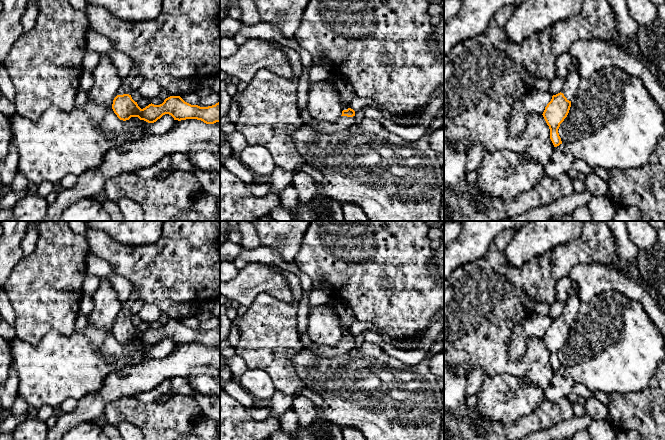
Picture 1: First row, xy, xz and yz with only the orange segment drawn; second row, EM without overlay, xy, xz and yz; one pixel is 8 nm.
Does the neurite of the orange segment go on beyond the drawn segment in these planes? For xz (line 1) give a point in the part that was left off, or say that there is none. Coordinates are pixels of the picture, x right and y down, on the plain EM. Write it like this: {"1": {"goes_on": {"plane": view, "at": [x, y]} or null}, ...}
{"1": {"goes_on": {"plane": "xz", "at": [322, 351]}}}

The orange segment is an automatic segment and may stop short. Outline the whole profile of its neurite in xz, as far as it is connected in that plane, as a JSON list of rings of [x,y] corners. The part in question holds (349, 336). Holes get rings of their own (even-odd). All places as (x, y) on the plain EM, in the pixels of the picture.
[[[351,332],[343,334],[340,343],[336,346],[318,345],[310,341],[307,344],[309,350],[319,358],[336,358],[348,353],[355,347],[355,335]]]

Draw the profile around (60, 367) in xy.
[[[87,323],[82,331],[75,329],[68,336],[49,332],[37,346],[18,338],[14,338],[10,343],[11,365],[19,376],[18,397],[38,410],[44,405],[49,405],[52,408],[60,407],[68,398],[80,400],[88,394],[97,392],[108,375],[112,372],[122,373],[125,368],[140,364],[144,361],[144,354],[151,348],[138,341],[131,341],[126,345],[120,344],[112,332],[91,328]]]

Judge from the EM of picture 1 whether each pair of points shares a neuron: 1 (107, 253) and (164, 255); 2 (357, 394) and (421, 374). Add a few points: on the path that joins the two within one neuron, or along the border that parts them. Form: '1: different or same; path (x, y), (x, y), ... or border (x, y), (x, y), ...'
1: same; path (121, 255), (150, 255)
2: same; path (373, 394), (401, 394), (405, 390)

